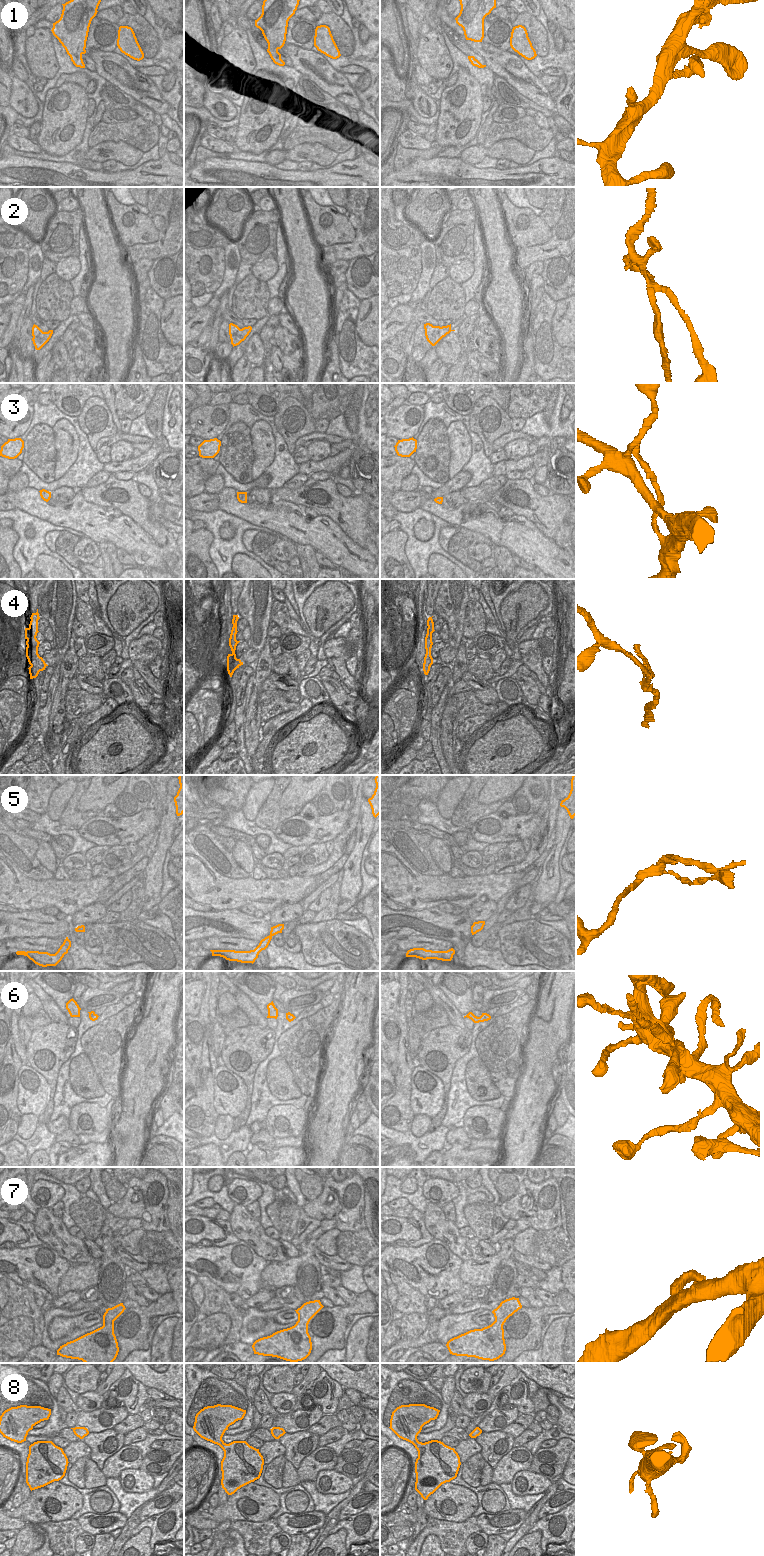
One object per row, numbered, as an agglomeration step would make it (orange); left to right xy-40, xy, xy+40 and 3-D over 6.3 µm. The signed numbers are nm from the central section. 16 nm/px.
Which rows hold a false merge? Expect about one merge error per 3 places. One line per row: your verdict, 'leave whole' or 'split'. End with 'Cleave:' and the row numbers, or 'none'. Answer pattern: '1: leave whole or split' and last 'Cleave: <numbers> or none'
1: leave whole
2: split
3: split
4: split
5: leave whole
6: leave whole
7: leave whole
8: leave whole
Cleave: 2, 3, 4

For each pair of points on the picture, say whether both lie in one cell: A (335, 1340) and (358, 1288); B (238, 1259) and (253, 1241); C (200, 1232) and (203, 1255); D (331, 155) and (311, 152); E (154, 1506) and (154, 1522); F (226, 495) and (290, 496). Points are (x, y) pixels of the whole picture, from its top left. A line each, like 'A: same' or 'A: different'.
A: different
B: different
C: different
D: same
E: different
F: different

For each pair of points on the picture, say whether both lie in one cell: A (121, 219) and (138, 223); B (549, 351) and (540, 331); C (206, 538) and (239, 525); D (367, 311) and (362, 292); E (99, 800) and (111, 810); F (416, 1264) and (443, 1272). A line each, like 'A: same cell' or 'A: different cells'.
A: same cell
B: same cell
C: different cells
D: different cells
E: different cells
F: same cell

